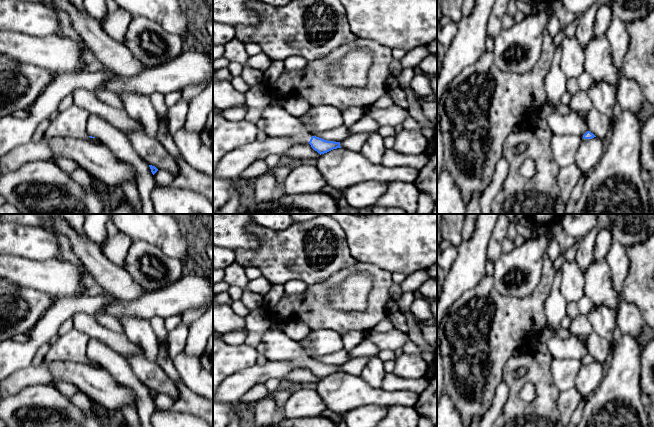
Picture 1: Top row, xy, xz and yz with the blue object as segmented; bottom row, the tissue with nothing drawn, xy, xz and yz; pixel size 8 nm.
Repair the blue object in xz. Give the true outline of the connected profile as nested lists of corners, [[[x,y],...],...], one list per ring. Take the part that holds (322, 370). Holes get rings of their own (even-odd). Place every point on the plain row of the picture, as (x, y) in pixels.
[[[268,329],[263,334],[262,343],[266,347],[264,355],[270,361],[287,361],[294,363],[296,367],[308,366],[320,379],[341,372],[340,366],[313,360],[297,341],[289,338],[284,332]]]

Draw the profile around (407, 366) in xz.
[[[404,353],[396,360],[394,374],[404,379],[419,379],[430,371],[427,362],[418,355]]]

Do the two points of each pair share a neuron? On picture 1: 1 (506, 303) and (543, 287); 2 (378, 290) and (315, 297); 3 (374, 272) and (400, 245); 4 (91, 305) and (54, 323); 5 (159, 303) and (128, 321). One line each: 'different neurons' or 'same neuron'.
1: same neuron
2: same neuron
3: different neurons
4: same neuron
5: different neurons

